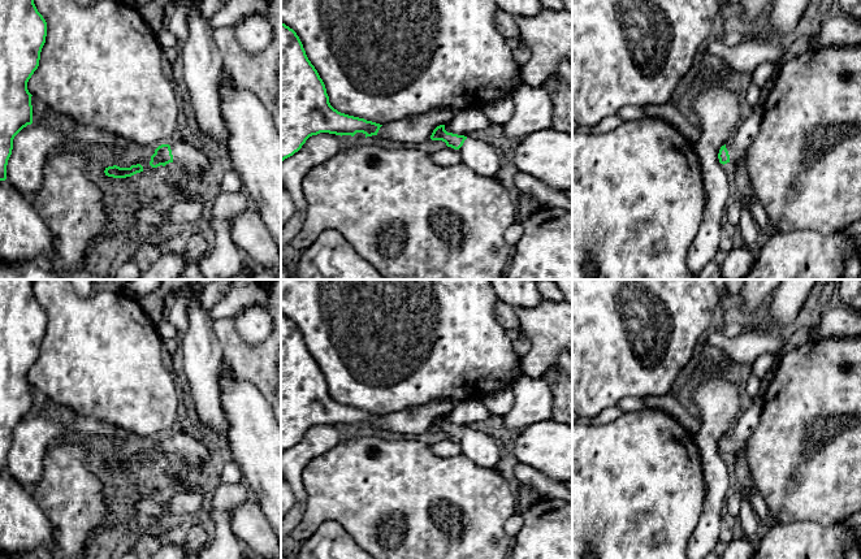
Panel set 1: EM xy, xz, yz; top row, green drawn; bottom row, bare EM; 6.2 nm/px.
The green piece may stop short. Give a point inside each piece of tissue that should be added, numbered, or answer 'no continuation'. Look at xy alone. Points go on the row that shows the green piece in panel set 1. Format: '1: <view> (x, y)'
1: xy (189, 157)

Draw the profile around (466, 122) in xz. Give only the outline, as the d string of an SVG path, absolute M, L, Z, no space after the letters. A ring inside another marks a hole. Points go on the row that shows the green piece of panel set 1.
M466 109L457 114L445 125L447 133L472 136L475 133L489 127L492 124L479 109Z

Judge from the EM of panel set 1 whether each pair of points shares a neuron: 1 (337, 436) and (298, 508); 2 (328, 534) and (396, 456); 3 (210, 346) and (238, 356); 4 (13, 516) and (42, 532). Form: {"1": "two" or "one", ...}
{"1": "one", "2": "two", "3": "two", "4": "one"}

